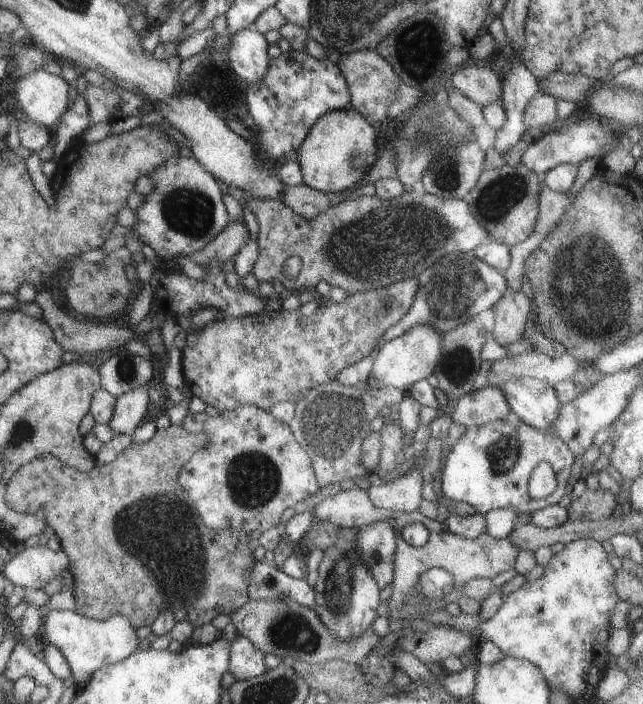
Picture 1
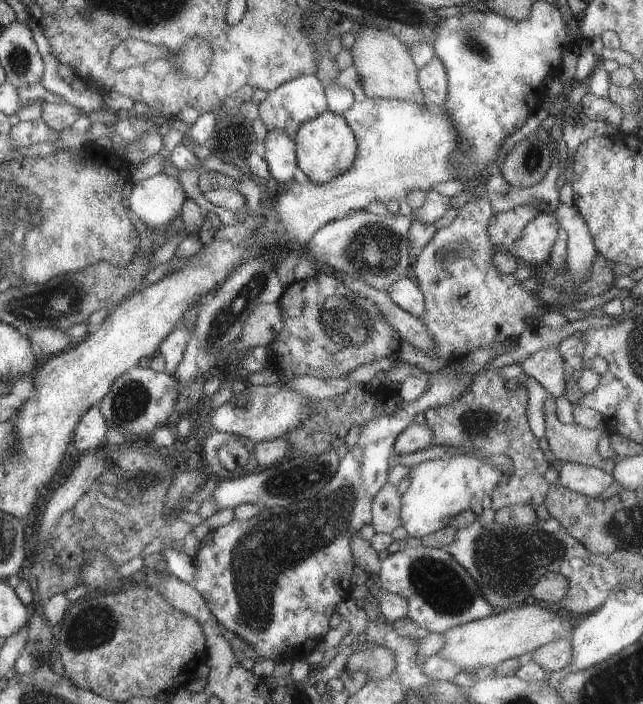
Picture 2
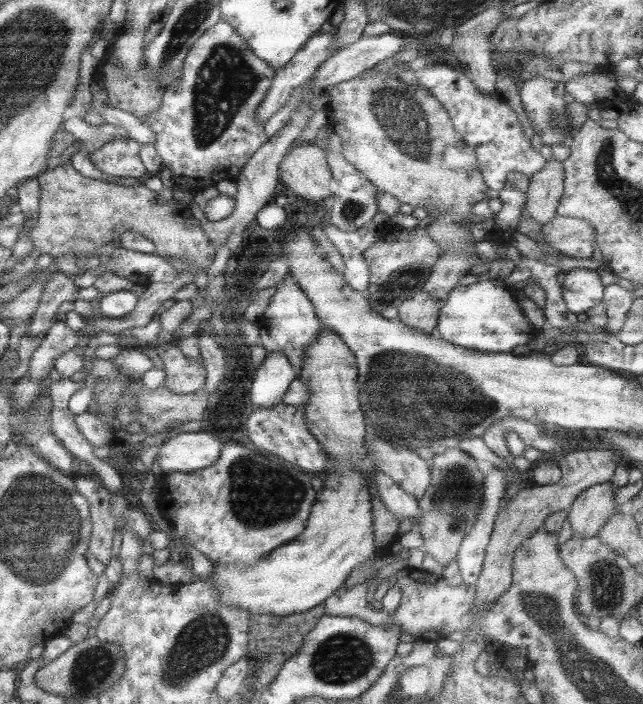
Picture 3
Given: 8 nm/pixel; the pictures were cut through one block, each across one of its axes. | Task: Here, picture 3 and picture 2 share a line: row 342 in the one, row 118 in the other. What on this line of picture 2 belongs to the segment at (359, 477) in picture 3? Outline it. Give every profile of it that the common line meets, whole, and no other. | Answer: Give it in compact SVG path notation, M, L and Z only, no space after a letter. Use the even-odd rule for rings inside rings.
M327 110L302 122L292 134L295 147L296 167L313 184L326 183L345 172L355 158L356 140L345 119Z

